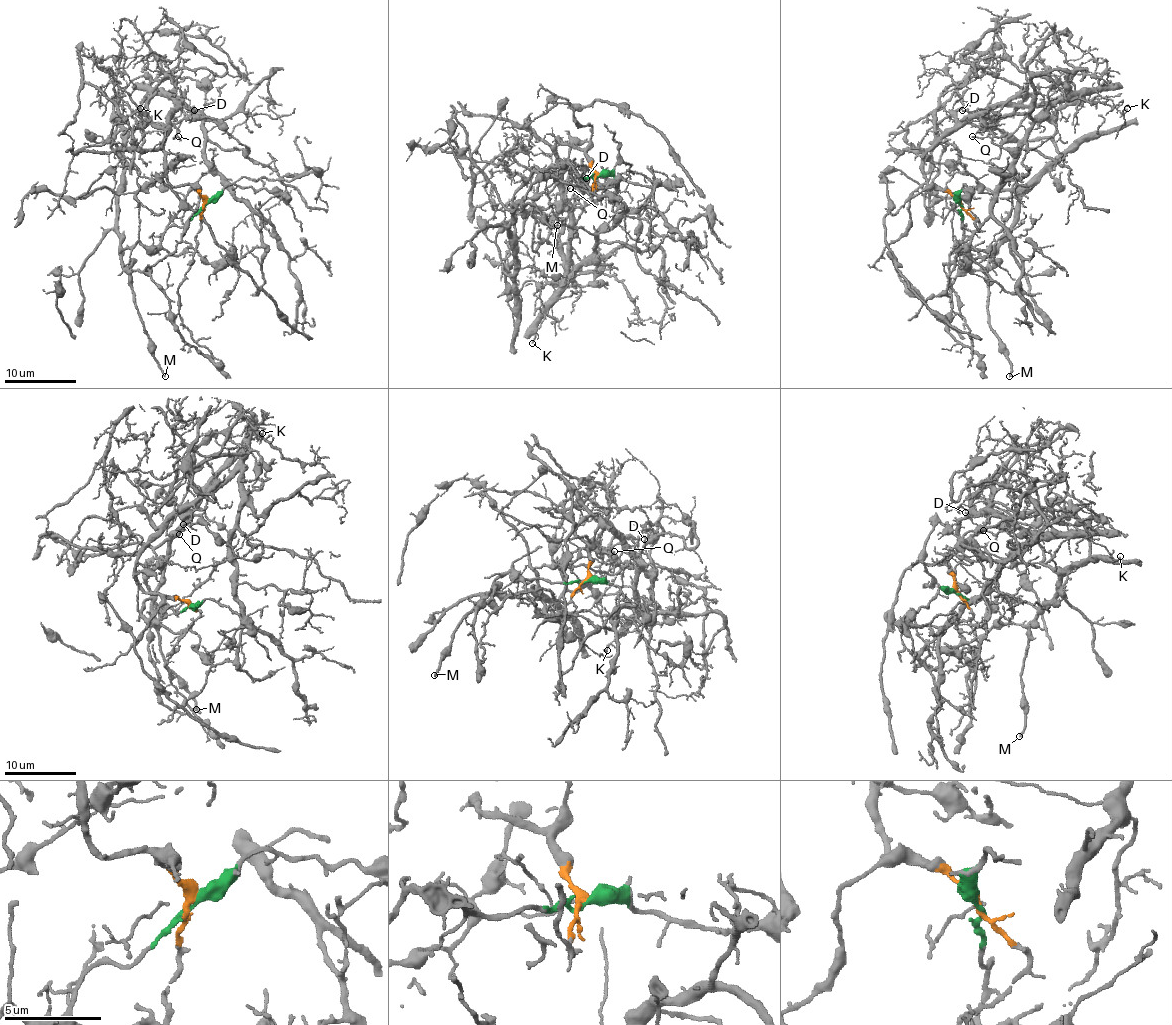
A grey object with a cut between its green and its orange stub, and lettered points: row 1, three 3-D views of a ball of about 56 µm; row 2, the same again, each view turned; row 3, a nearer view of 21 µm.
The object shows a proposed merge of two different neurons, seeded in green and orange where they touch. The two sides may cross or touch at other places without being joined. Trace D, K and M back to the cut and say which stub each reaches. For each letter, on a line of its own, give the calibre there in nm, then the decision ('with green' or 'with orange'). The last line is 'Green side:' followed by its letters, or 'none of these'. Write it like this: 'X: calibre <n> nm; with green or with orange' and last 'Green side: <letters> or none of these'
D: calibre 150 nm; with orange
K: calibre 130 nm; with orange
M: calibre 240 nm; with green
Green side: M

